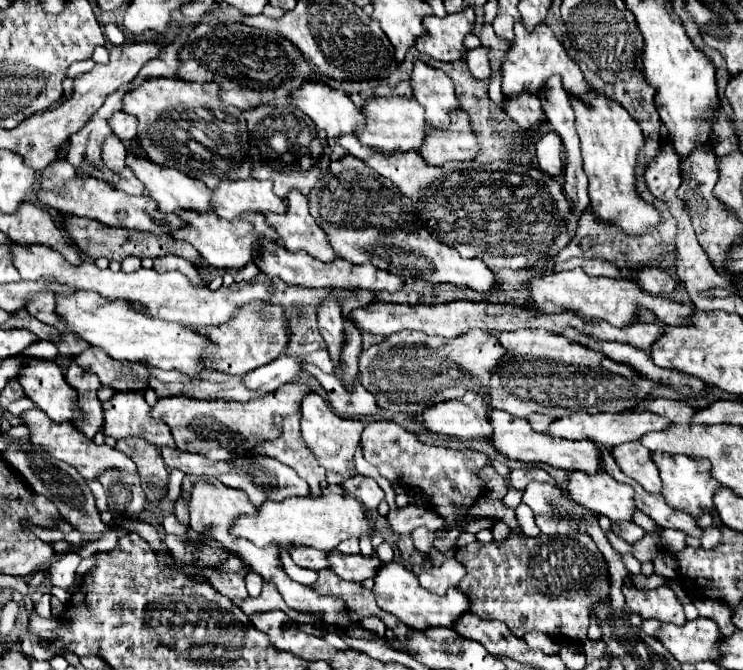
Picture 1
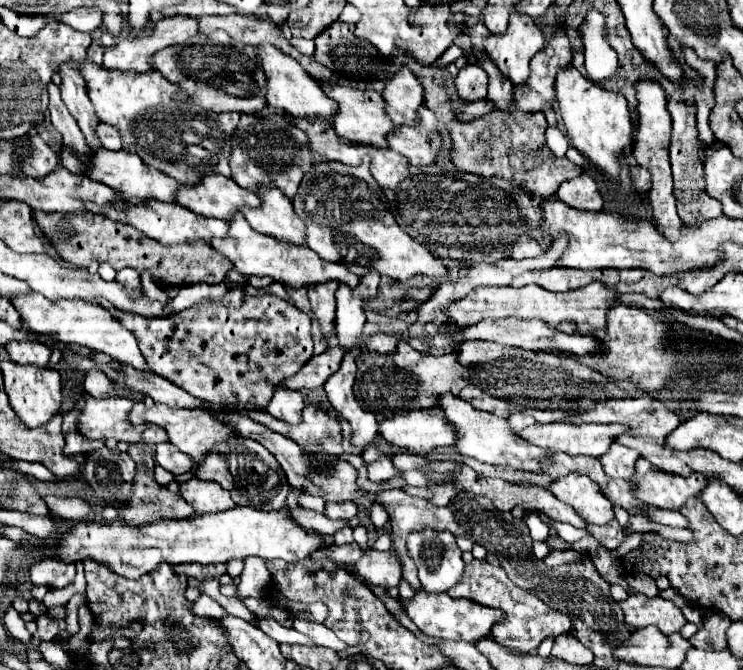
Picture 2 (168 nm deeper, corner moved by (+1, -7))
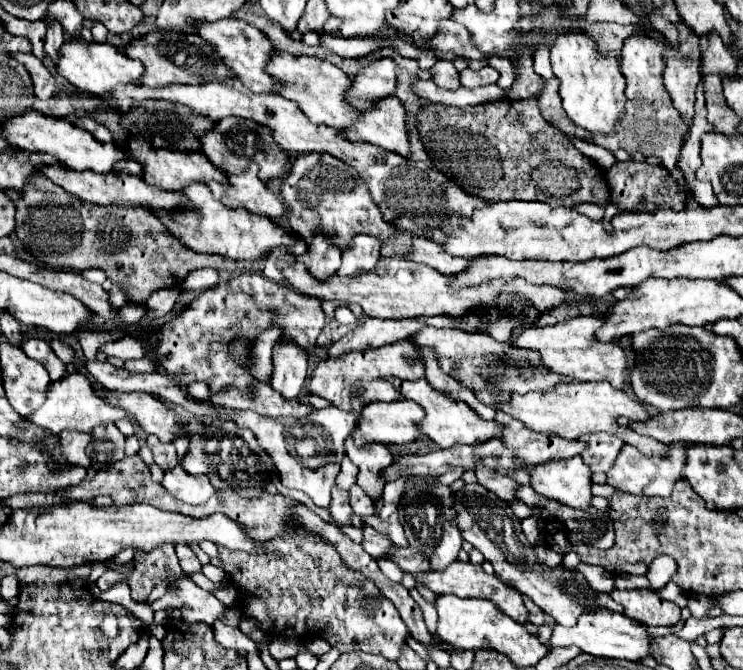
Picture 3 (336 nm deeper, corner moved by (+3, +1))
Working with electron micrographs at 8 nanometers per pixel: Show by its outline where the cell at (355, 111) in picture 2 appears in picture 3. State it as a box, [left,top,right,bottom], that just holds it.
[269,52,359,130]

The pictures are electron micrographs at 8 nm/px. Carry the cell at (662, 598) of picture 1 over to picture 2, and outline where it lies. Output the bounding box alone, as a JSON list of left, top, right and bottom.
[619,594,687,634]

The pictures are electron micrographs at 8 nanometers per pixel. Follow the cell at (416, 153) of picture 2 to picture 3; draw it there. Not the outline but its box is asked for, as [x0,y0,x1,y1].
[341,96,409,156]

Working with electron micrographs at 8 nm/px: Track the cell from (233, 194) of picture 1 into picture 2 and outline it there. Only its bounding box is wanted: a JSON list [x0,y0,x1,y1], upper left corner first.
[177,174,261,220]

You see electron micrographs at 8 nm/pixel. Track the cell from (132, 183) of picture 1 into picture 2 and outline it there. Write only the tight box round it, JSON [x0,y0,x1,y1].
[47,82,89,152]

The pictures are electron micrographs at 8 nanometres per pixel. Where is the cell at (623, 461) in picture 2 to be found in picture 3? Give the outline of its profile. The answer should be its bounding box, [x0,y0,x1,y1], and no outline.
[579,432,625,472]

